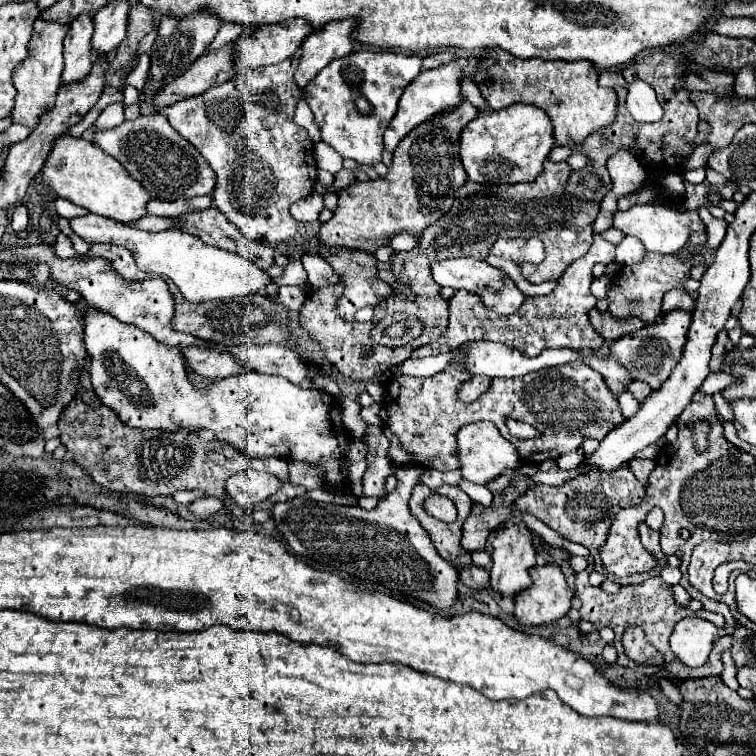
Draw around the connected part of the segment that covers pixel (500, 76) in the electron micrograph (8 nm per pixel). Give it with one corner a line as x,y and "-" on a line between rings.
491,48
481,56
479,72
485,72
487,76
485,82
479,82
479,90
491,110
503,110
517,102
545,110
551,118
553,136
559,146
565,146
569,140
579,146
589,134
615,122
617,94
613,88
599,86
599,72
587,60
519,60
505,50

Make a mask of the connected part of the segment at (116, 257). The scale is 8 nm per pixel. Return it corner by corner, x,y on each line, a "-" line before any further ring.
93,244
89,254
85,258
95,258
95,256
101,256
101,258
107,258
113,268
125,276
127,280
145,280
151,277
151,275
141,272
133,260
133,254
123,248
123,246
111,246
111,244

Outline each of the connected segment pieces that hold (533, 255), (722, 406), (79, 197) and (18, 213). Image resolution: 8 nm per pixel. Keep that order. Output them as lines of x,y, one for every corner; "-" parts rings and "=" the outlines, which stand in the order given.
498,238
497,242
491,246
491,254
501,256
501,252
503,252
503,256
511,258
517,264
523,264
523,262
539,264
539,262
543,262
545,248
543,248
543,242
538,238
=
715,393
712,395
716,408
720,415
729,422
733,421
733,414
728,402
723,398
721,393
=
61,136
55,140
55,146
43,166
43,180
51,186
55,196
67,198
77,206
83,206
89,212
119,220
119,222
137,222
139,218
147,216
147,202
153,200
147,190
135,178
127,174
127,170
113,158
107,156
97,144
85,138
=
17,206
13,212
11,212
11,228
15,232
21,232
27,228
27,222
29,222
29,216
27,216
27,206

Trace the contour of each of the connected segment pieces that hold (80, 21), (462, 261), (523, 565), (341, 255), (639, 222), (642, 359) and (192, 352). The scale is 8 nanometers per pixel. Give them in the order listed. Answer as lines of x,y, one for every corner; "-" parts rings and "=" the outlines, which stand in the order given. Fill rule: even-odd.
79,16
71,22
67,40
65,40
65,70
63,70
63,84
77,84
81,82
93,66
93,54
91,54
91,32
93,32
93,20
91,16
=
451,258
451,260
437,260
431,264
433,280
439,286
451,286
453,290
467,290
475,292
477,286
485,286
491,290
501,290
503,272
499,268
489,266
483,260
473,258
=
507,522
499,532
489,536
491,542
491,558
493,558
493,568
491,568
491,590
501,594
501,596
515,596
517,592
529,588
531,576
529,570
535,566
535,548
533,548
533,538
531,530
525,528
523,524
=
327,250
321,252
321,256
325,256
325,260
333,266
333,270
341,276
341,282
345,284
345,294
343,298
337,302
337,314
345,320
353,320
355,312
359,308
365,308
365,306
377,306
381,300
393,296
393,288
389,284
385,284
383,280
377,278
377,258
375,256
369,256
367,252
359,252
359,250
=
635,204
627,212
619,210
613,218
613,226
627,236
639,238
649,252
659,254
675,254
689,242
691,232
705,232
705,224
697,212
679,212
661,204
=
675,310
665,314
657,324
645,326
635,334
621,336
609,346
609,356
615,356
619,364
627,364
631,372
635,372
635,380
647,382
653,390
659,390
661,384
667,380
671,374
671,368
679,362
679,356
683,352
685,340
687,340
687,328
691,324
691,314
683,310
=
197,346
179,348
179,352
185,356
187,366
205,378
227,378
243,372
243,366
239,366
235,358
225,352
211,352

